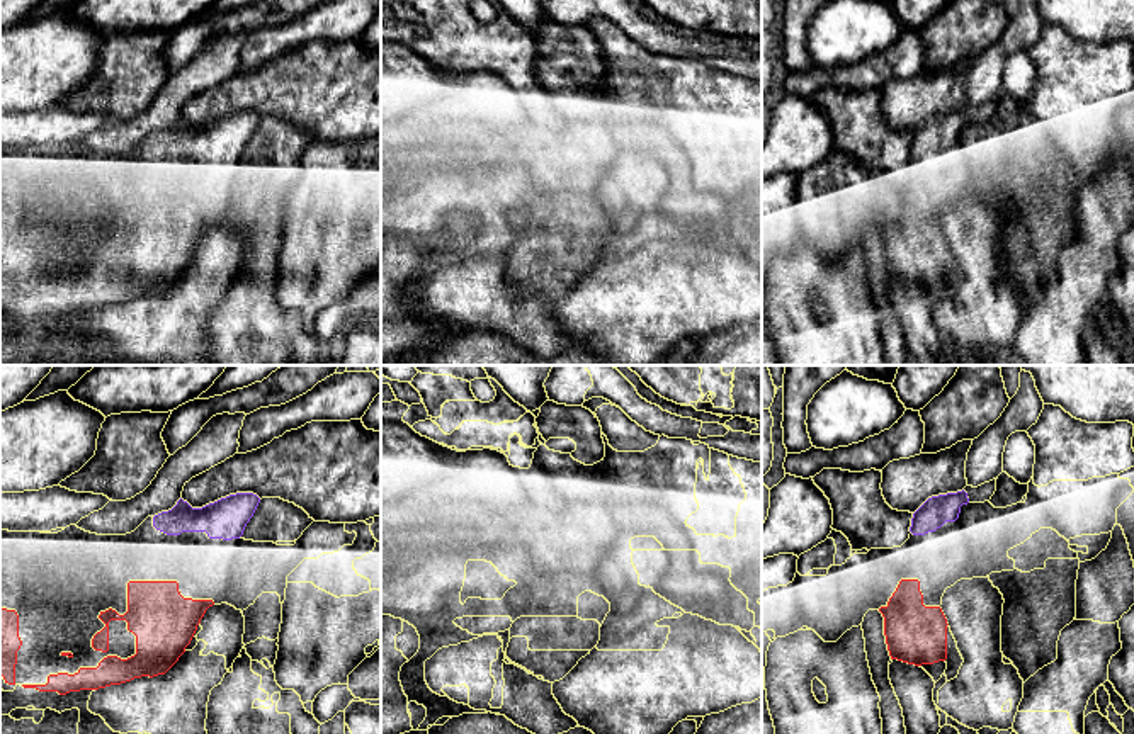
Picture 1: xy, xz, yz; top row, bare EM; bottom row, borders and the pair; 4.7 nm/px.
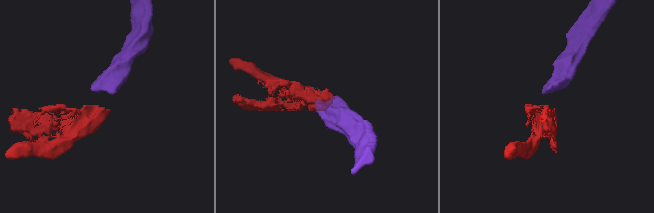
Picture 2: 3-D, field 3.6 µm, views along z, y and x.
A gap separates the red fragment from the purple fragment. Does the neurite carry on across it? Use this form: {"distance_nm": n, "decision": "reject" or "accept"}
{"distance_nm": 220, "decision": "accept"}

